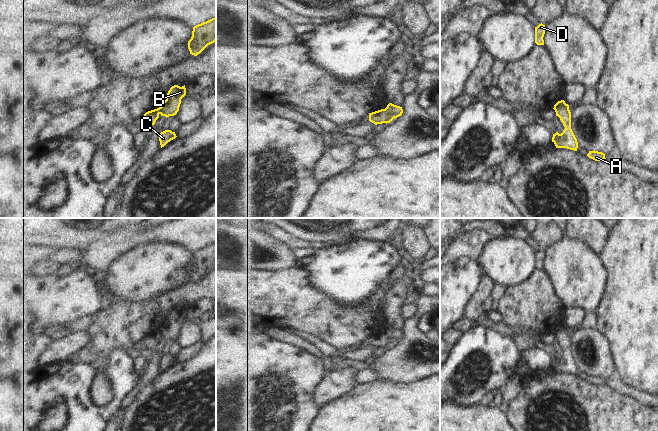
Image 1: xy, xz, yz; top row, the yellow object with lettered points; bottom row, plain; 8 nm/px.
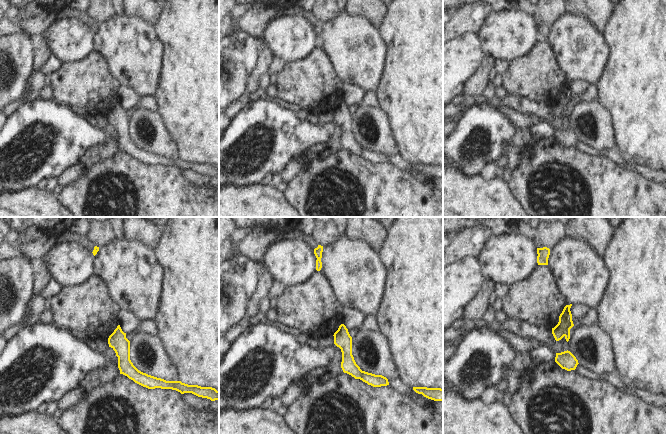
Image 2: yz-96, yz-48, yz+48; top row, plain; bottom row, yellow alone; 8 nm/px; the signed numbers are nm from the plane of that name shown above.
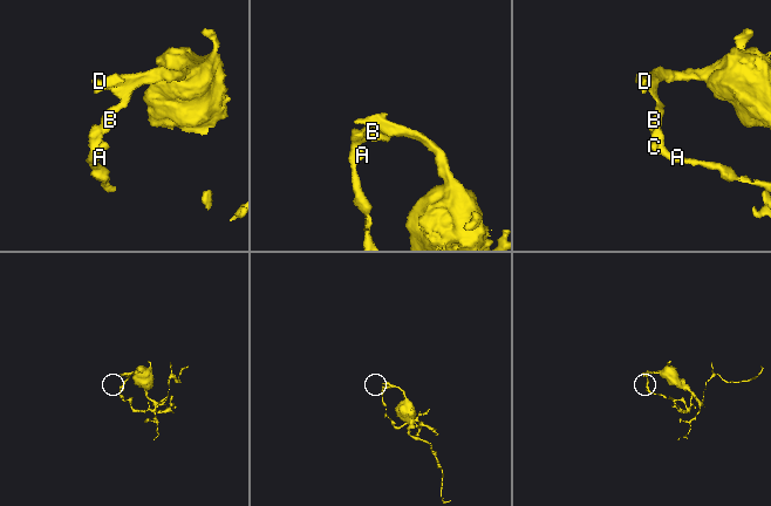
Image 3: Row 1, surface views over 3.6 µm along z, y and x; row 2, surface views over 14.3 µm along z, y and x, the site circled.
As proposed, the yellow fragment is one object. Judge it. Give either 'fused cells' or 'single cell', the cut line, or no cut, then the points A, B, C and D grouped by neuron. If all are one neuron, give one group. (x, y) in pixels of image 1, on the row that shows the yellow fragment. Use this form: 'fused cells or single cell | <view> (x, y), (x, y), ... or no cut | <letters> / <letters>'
fused cells | yz (565, 103), (558, 107), (556, 115) | A C / B D

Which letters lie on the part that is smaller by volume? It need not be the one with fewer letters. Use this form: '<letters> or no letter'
A, C

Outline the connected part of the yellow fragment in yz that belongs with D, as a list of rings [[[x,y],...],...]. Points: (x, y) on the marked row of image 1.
[[[542,23],[535,27],[535,43],[537,45],[544,45],[544,37],[545,34],[545,25]]]

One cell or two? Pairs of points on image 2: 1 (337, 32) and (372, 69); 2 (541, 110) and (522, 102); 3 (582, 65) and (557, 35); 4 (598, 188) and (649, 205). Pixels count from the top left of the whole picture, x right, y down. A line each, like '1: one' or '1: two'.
1: one
2: one
3: one
4: one

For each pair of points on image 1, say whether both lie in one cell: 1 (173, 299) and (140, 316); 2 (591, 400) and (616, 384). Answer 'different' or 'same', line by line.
1: same
2: different

